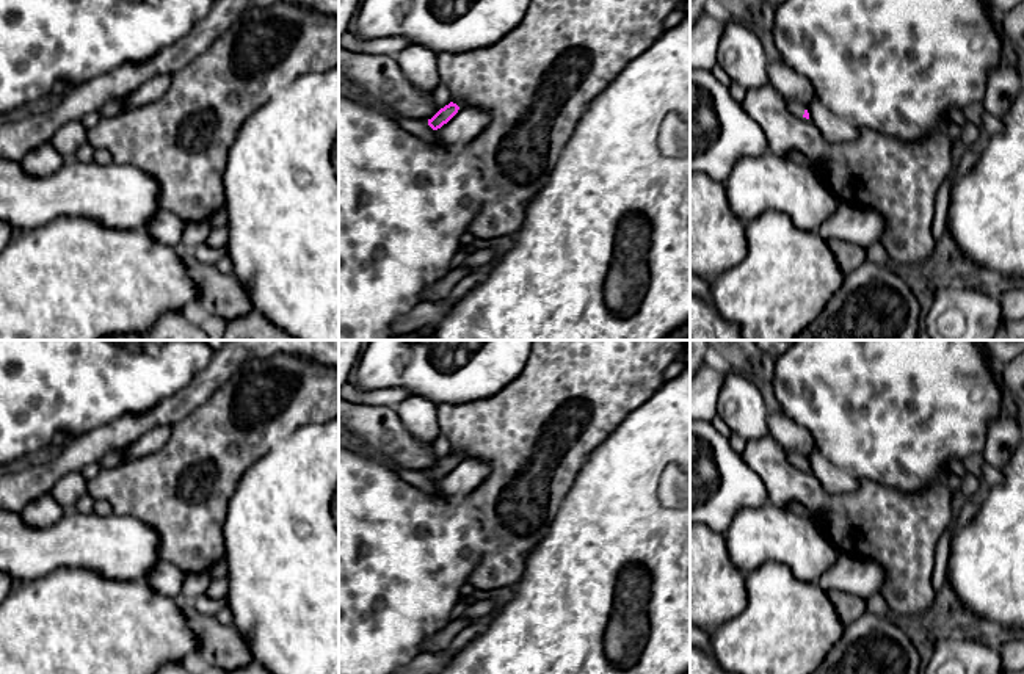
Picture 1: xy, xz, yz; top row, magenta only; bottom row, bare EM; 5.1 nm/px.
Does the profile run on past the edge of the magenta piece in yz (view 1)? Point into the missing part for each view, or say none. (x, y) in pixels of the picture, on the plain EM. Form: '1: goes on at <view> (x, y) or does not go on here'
1: goes on at yz (797, 460)

